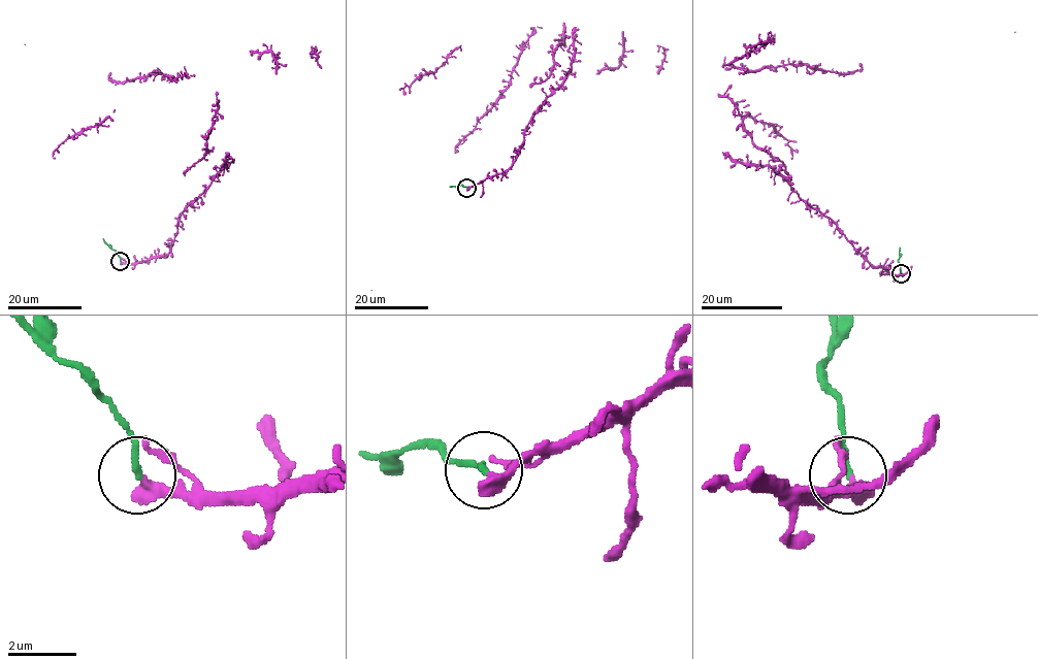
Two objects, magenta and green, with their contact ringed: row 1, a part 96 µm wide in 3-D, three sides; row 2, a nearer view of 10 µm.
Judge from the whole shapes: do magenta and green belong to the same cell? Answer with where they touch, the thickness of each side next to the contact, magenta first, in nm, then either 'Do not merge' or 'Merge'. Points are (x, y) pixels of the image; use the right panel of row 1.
Place: (901, 273). Thickness 440 nm (magenta) against 200 nm. Do not merge

